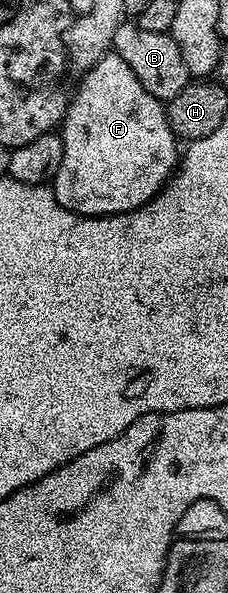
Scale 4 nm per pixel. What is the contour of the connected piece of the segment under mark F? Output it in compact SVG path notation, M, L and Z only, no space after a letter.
M114 52L105 54L104 58L95 62L81 78L84 79L81 80L76 95L70 98L66 106L62 123L62 137L64 139L62 164L58 164L58 172L56 177L52 179L50 188L56 193L58 204L62 204L62 208L75 214L84 214L87 218L103 218L106 214L127 214L129 210L136 210L139 206L148 203L160 191L160 187L168 181L173 171L177 169L178 150L176 154L176 145L178 145L178 139L172 133L168 123L168 111L165 103L161 102L159 98L150 96L150 92L146 92L146 88L142 88L142 84L138 84L138 76L134 76L134 72L130 72L130 68L126 65L126 60L122 60L122 56L118 56Z

